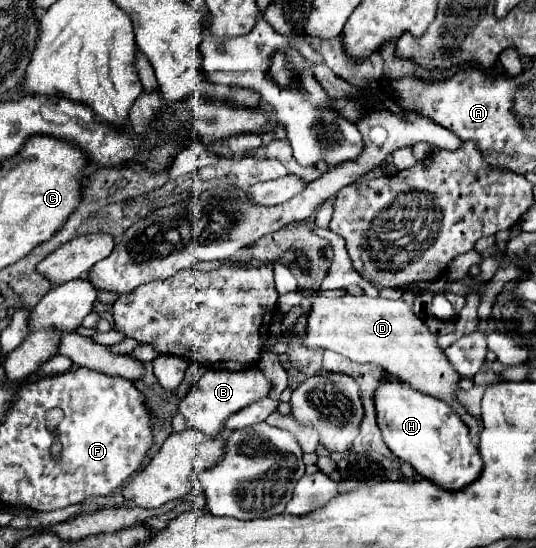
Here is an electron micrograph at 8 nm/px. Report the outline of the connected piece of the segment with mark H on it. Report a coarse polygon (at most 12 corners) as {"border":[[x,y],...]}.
{"border":[[386,376],[374,392],[386,446],[422,478],[464,488],[482,470],[442,400]]}

